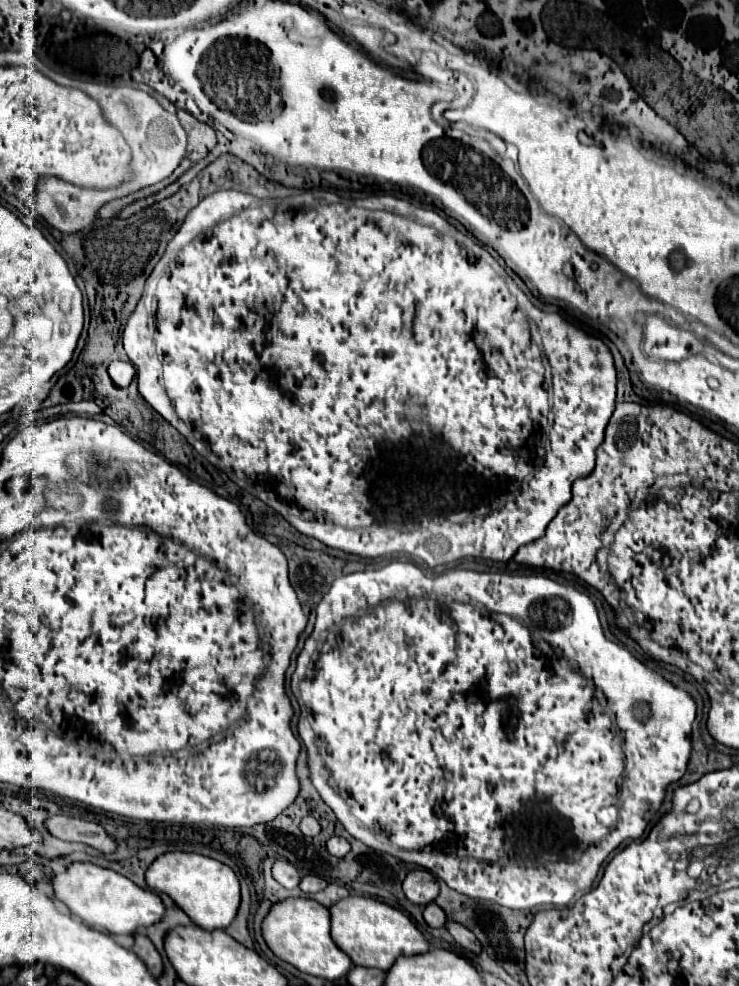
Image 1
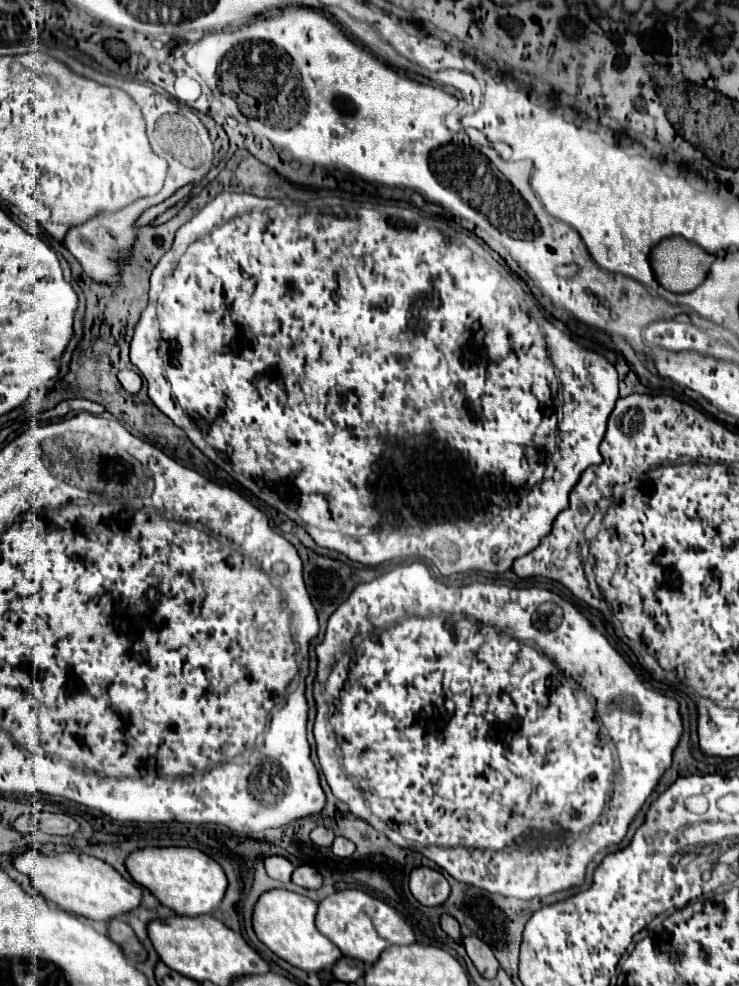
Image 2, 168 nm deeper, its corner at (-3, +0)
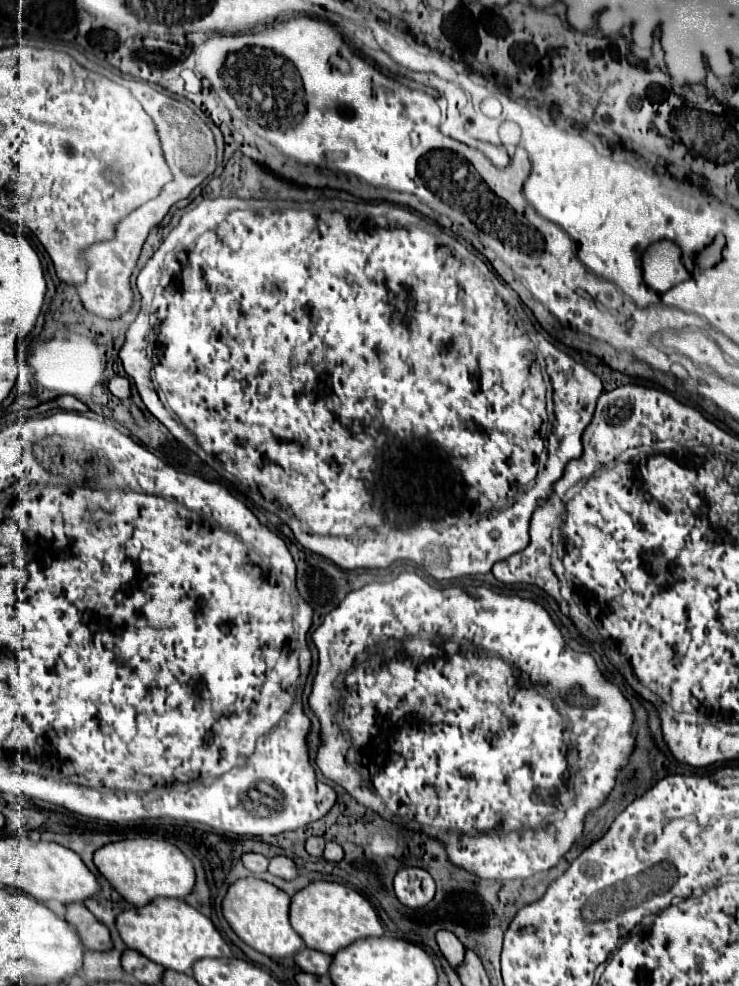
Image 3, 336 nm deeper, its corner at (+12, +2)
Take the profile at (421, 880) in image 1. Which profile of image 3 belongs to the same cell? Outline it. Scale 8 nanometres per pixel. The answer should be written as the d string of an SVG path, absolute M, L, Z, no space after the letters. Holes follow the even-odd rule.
M401 869L395 875L395 895L405 907L419 909L433 899L435 883L425 869Z

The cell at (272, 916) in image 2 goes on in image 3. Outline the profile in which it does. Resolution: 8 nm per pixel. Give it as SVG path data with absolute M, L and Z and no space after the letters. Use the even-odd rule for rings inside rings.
M245 877L237 879L229 889L227 895L223 897L223 917L231 925L231 929L243 939L249 947L255 951L271 957L271 959L281 959L281 957L291 957L295 955L303 943L301 937L293 931L289 925L289 895L275 885L261 881L257 877Z

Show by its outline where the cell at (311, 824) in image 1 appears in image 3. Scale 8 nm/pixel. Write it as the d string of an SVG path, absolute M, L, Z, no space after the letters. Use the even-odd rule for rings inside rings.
M309 837L305 843L305 849L309 855L313 857L321 857L323 849L325 849L325 839L323 837Z

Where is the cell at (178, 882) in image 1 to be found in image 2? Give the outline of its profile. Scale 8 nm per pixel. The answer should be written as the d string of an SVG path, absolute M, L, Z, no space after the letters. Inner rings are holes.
M146 847L134 851L126 859L126 867L136 883L150 889L160 903L174 909L178 915L212 915L220 907L228 889L226 873L218 861L192 847Z

